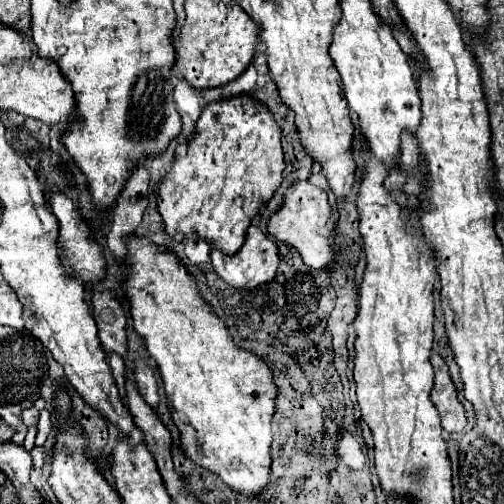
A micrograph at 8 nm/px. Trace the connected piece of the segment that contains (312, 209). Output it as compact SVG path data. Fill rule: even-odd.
M298 181L286 191L282 209L270 217L268 233L286 245L296 247L302 261L310 269L316 269L316 271L332 269L338 263L338 257L336 257L338 251L334 243L334 231L326 227L330 217L332 217L332 207L328 203L328 193L314 187L310 181Z

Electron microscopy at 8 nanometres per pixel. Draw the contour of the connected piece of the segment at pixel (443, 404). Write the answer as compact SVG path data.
M432 353L432 365L436 371L436 379L434 379L434 389L432 389L432 403L440 413L442 419L442 429L446 433L460 433L466 427L466 415L464 415L464 407L456 397L456 387L450 379L448 373L448 365L444 363L444 359L438 353Z

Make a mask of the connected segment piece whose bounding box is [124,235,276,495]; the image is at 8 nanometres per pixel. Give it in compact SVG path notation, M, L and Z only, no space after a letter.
M128 237L128 265L130 279L124 285L128 295L134 329L146 339L148 351L158 363L164 391L170 403L172 419L182 433L184 453L200 467L216 473L228 487L238 493L260 493L270 477L270 419L274 413L276 385L268 365L250 351L238 349L228 335L222 319L218 319L210 305L200 297L196 279L180 263L174 253L152 245L144 237Z

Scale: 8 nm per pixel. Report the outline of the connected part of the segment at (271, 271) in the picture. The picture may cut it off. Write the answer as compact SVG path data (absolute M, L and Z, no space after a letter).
M254 225L248 229L246 241L244 241L242 249L240 249L236 255L228 257L228 255L224 255L222 251L214 249L210 257L212 257L212 267L214 267L214 271L216 271L228 285L232 285L232 287L236 287L236 289L246 289L246 291L252 291L252 289L256 289L256 287L260 287L260 285L270 283L270 281L276 277L276 269L278 269L278 263L280 263L276 243L274 243L270 237L266 237L266 235L264 235L258 227L254 227Z

